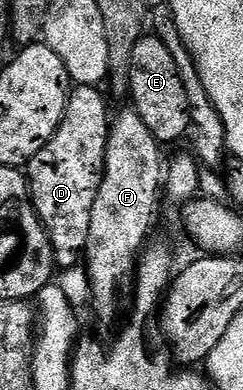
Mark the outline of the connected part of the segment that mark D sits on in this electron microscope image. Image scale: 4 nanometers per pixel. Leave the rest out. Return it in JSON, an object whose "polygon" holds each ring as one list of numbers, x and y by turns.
{"polygon":[[78,85,70,88,65,101,65,114,55,131,55,135,39,150,27,166,29,178,29,199,37,218,49,237,53,248,52,260,58,261,65,271,73,271,82,264,87,247,87,231,91,231,91,207,95,207,95,195,99,195,101,180,105,174,105,152,109,142,111,112,100,88,92,85]]}

